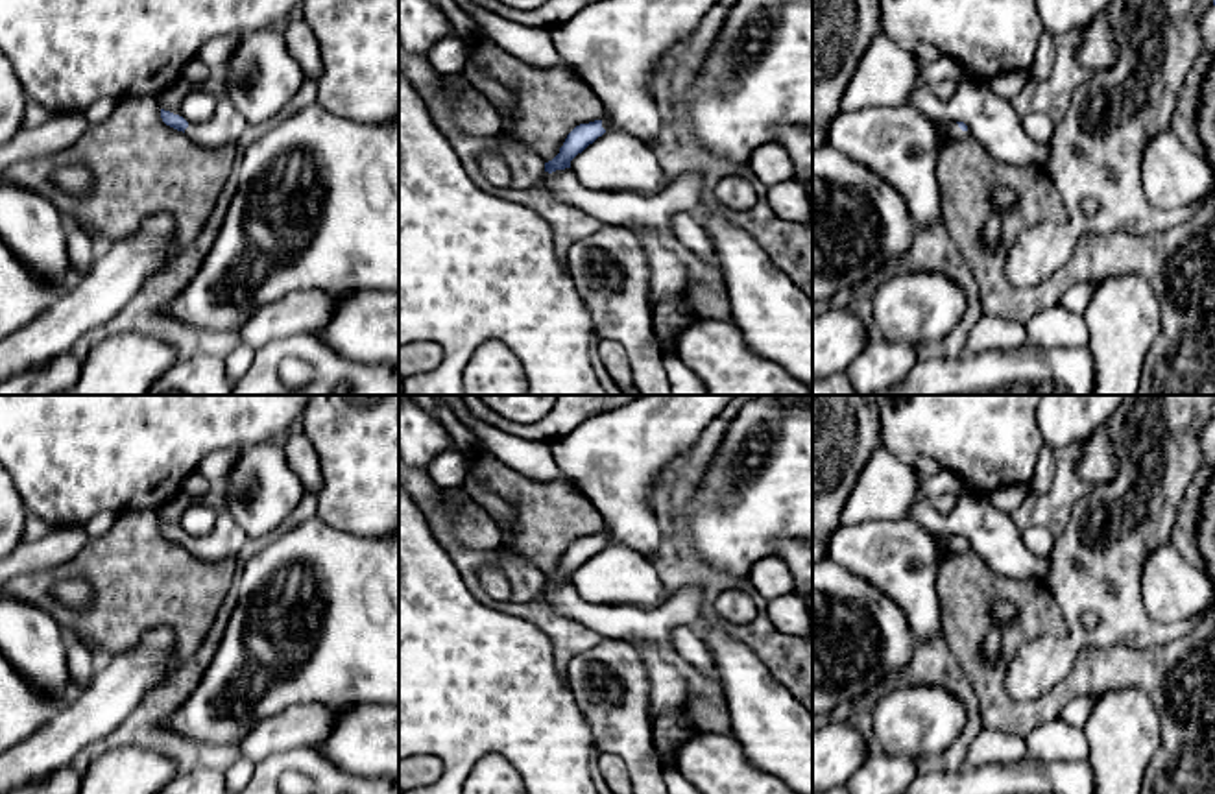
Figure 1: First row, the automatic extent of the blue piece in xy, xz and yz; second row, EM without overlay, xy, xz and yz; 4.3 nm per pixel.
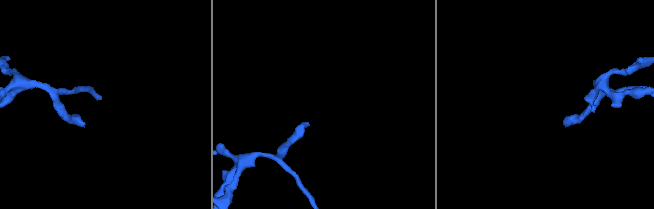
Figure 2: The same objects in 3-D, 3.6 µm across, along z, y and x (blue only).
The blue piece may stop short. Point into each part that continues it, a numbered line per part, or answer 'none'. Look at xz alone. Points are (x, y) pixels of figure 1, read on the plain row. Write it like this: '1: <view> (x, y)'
1: xz (613, 460)

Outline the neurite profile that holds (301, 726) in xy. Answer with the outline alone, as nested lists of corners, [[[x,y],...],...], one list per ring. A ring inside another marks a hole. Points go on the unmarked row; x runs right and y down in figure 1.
[[[307,704],[288,707],[257,724],[240,742],[242,759],[253,766],[264,759],[297,750],[319,748],[327,739],[334,716],[343,709]]]

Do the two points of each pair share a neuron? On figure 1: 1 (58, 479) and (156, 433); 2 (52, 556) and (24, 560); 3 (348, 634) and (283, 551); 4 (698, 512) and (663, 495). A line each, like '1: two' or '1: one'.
1: one
2: one
3: one
4: two

